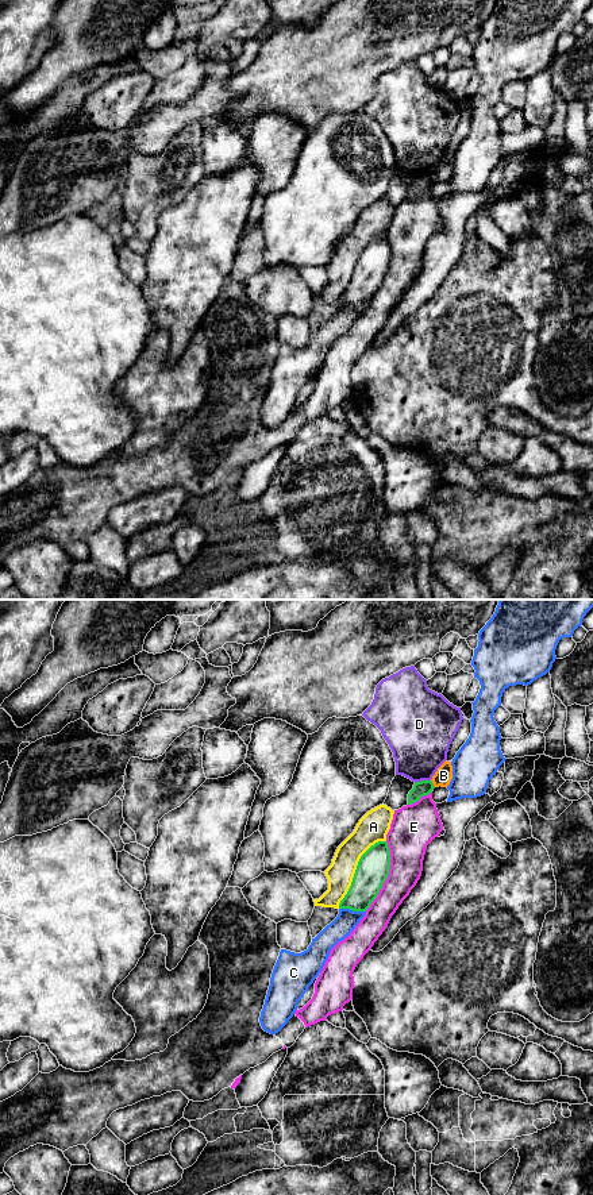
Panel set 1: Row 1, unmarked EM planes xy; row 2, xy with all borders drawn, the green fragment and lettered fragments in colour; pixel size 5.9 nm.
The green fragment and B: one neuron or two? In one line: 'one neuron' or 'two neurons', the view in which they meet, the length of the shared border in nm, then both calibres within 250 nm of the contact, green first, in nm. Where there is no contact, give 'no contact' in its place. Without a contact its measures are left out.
two neurons | xy | 50 nm | 90/100 nm

